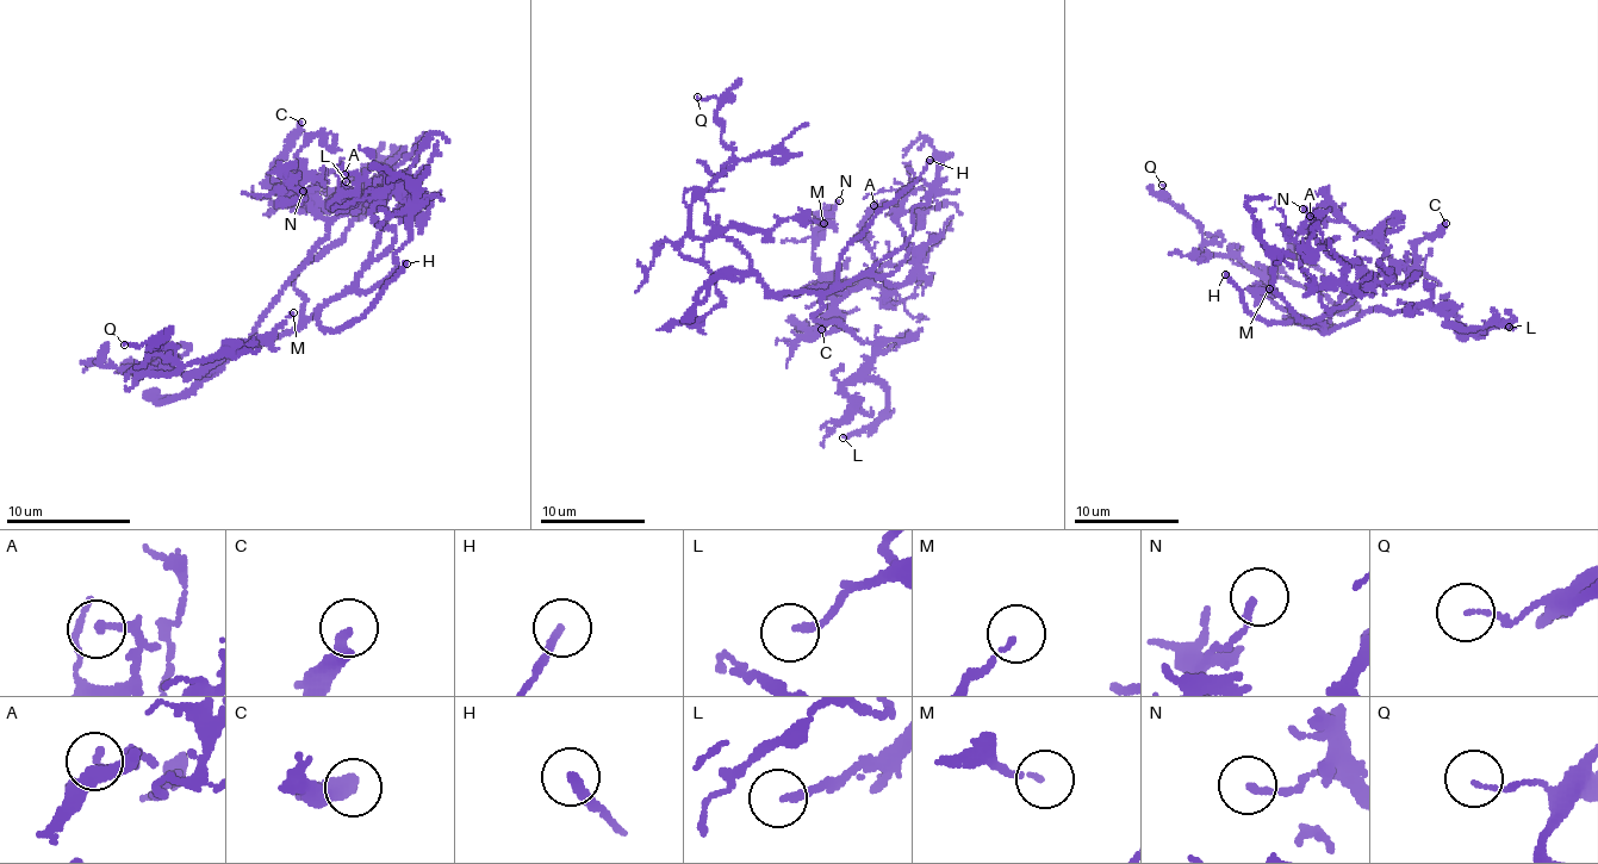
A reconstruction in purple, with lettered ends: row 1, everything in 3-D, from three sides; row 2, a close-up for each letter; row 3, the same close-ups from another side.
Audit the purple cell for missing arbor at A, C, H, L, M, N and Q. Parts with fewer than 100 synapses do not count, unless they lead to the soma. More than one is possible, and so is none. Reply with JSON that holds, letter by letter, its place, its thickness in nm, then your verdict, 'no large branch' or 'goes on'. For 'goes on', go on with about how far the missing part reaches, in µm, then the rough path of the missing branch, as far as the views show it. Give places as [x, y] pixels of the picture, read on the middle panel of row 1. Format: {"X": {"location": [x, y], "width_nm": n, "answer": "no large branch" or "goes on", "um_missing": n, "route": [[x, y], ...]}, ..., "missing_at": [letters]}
{"A": {"location": [874, 205], "width_nm": 180, "answer": "no large branch"}, "C": {"location": [821, 329], "width_nm": 320, "answer": "no large branch"}, "H": {"location": [930, 160], "width_nm": 200, "answer": "goes on", "um_missing": 20, "route": [[930, 160], [961, 113], [976, 103], [983, 89], [994, 86], [1008, 92], [1011, 76], [1025, 68]]}, "L": {"location": [843, 437], "width_nm": 110, "answer": "no large branch"}, "M": {"location": [824, 223], "width_nm": 100, "answer": "no large branch"}, "N": {"location": [839, 200], "width_nm": 160, "answer": "no large branch"}, "Q": {"location": [697, 97], "width_nm": 100, "answer": "no large branch"}, "missing_at": ["H"]}

